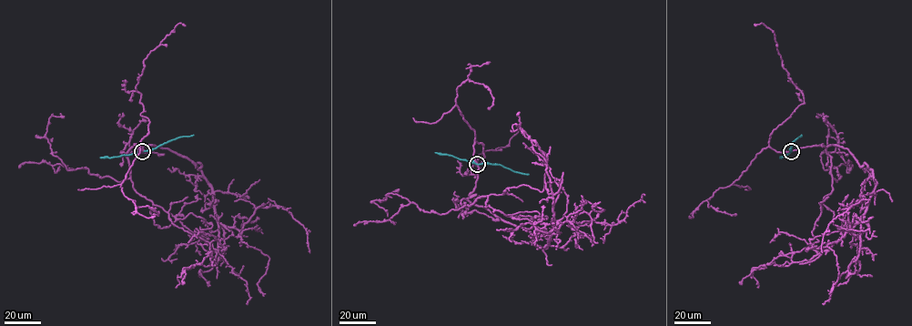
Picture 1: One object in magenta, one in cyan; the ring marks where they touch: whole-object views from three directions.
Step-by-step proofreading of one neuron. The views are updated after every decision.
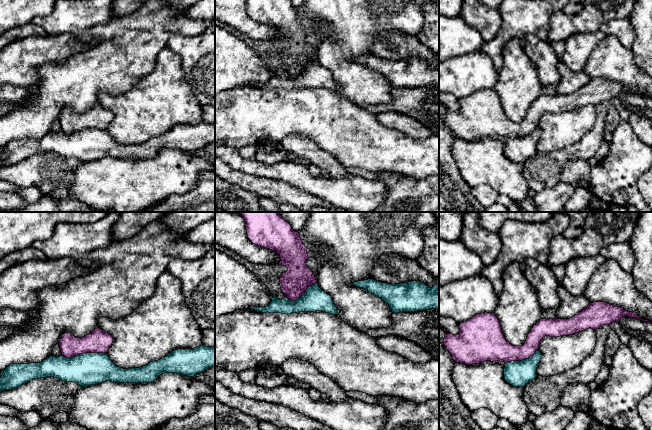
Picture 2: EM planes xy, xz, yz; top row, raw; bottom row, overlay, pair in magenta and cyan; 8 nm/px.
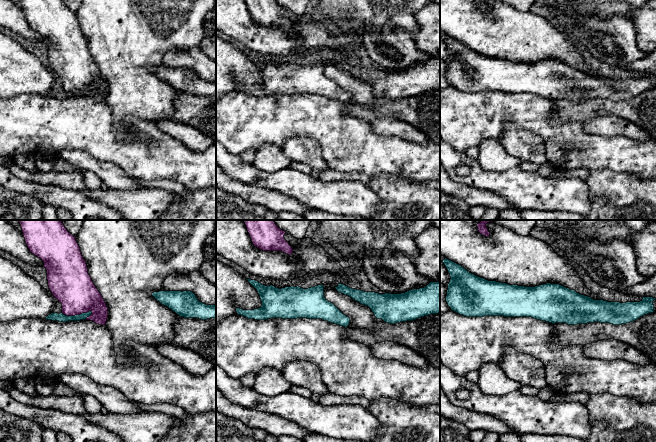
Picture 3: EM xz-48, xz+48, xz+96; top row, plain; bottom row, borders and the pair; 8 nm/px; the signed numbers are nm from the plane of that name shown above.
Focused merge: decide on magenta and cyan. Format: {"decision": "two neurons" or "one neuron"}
{"decision": "two neurons"}

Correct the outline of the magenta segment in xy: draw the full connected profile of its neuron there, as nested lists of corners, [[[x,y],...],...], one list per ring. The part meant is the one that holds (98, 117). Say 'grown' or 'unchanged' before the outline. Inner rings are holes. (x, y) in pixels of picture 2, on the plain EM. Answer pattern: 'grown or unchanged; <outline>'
unchanged; [[[100,104],[78,114],[71,109],[62,111],[60,122],[62,132],[71,134],[84,129],[107,129],[113,119],[113,113]]]

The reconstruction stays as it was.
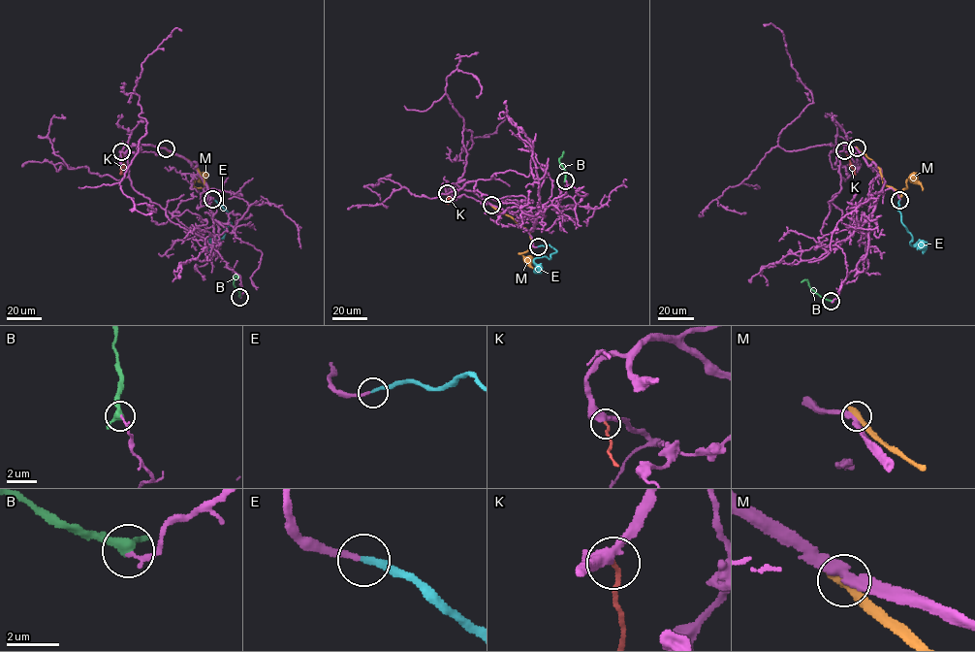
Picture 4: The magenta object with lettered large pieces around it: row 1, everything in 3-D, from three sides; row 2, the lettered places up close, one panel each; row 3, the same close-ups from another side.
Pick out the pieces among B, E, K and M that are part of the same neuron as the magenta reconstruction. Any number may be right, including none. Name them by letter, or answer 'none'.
E

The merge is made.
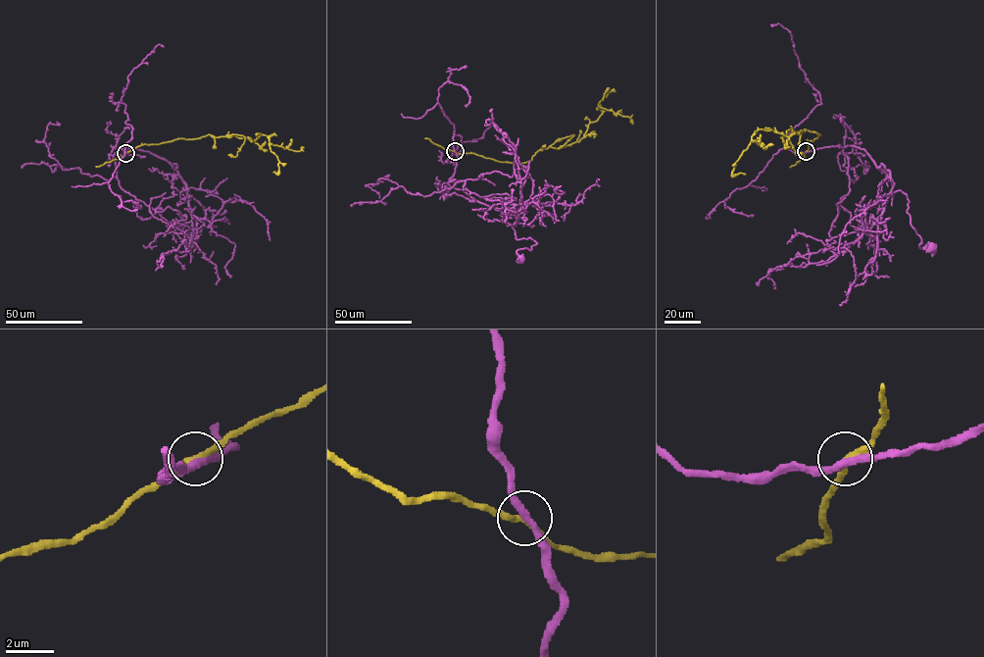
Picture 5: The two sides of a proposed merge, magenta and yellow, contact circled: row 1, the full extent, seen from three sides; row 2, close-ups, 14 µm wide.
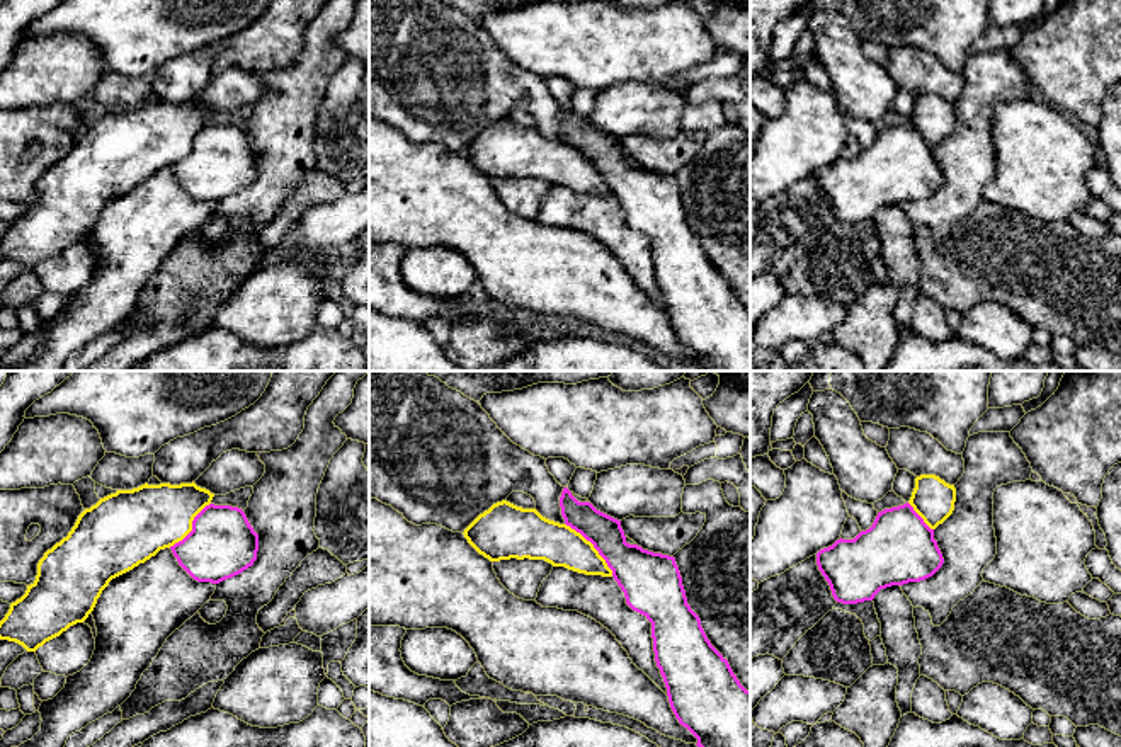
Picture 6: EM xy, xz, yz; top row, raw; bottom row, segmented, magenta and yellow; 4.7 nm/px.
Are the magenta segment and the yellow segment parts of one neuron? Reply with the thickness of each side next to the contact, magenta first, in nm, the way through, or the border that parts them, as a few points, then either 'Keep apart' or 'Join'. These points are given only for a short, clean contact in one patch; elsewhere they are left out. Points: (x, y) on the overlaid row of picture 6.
Thickness 220 nm (magenta) against 200 nm. Keep apart

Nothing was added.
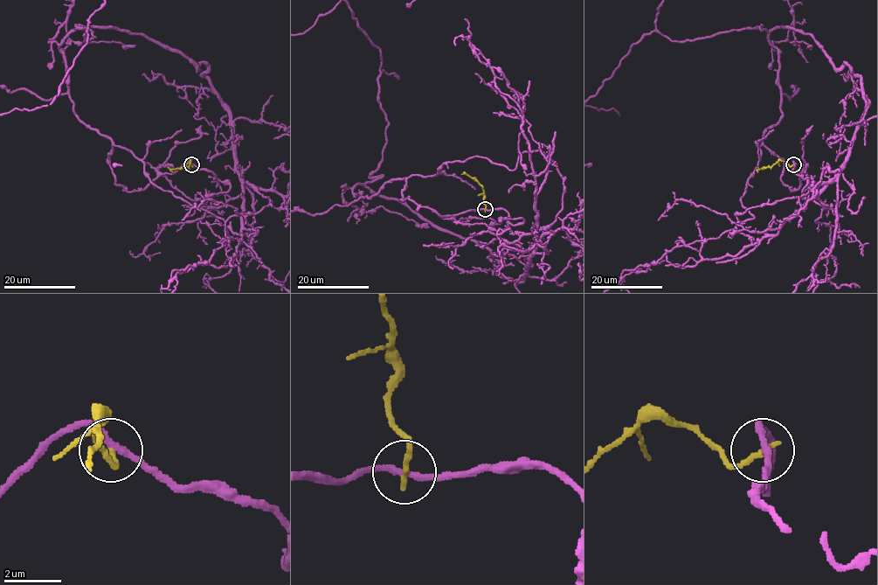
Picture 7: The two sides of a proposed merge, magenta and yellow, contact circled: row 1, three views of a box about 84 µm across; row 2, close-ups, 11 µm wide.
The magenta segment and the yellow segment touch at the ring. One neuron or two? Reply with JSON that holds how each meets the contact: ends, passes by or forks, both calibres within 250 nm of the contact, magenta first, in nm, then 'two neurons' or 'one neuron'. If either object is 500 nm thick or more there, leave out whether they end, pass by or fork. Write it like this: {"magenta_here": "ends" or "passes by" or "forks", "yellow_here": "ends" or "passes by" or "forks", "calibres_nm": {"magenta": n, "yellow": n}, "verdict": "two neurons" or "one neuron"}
{"magenta_here": "passes by", "yellow_here": "ends", "calibres_nm": {"magenta": 240, "yellow": 220}, "verdict": "two neurons"}

